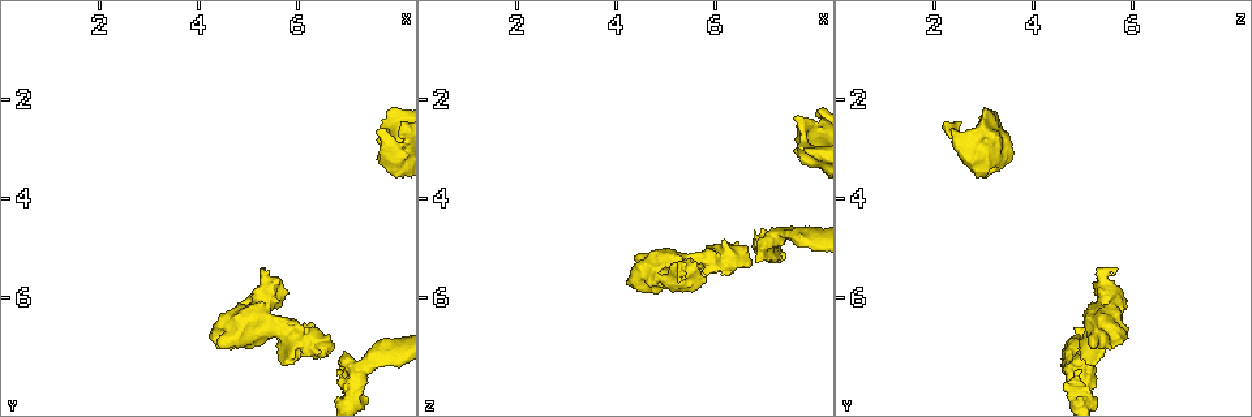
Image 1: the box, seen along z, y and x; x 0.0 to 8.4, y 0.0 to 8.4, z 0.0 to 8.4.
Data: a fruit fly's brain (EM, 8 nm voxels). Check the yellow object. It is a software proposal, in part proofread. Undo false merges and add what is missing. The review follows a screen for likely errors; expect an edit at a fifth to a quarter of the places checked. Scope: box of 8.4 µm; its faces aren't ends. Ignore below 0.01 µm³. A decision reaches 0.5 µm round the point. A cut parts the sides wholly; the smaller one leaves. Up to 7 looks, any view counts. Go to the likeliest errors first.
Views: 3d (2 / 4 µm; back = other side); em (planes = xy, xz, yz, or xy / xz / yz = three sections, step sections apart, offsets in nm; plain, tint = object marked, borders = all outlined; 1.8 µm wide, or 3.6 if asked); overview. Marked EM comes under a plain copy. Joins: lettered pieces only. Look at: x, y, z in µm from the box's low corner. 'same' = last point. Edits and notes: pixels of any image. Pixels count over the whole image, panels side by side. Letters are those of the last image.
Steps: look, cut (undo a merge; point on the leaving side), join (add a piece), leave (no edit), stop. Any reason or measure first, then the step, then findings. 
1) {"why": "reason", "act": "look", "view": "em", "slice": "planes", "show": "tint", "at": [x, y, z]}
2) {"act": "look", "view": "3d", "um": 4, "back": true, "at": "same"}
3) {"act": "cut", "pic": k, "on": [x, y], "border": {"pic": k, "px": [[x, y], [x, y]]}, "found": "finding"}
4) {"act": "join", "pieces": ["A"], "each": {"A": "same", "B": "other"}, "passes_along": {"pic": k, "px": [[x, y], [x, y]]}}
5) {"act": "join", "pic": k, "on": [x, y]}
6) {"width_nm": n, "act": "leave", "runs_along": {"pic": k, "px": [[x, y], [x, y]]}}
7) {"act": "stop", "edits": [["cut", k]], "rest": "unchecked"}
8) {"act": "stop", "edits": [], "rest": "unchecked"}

{"why": "free end", "act": "look", "view": "em", "slice": "yz", "step": 8, "show": "borders", "at": [7.75, 2.25, 3.00]}

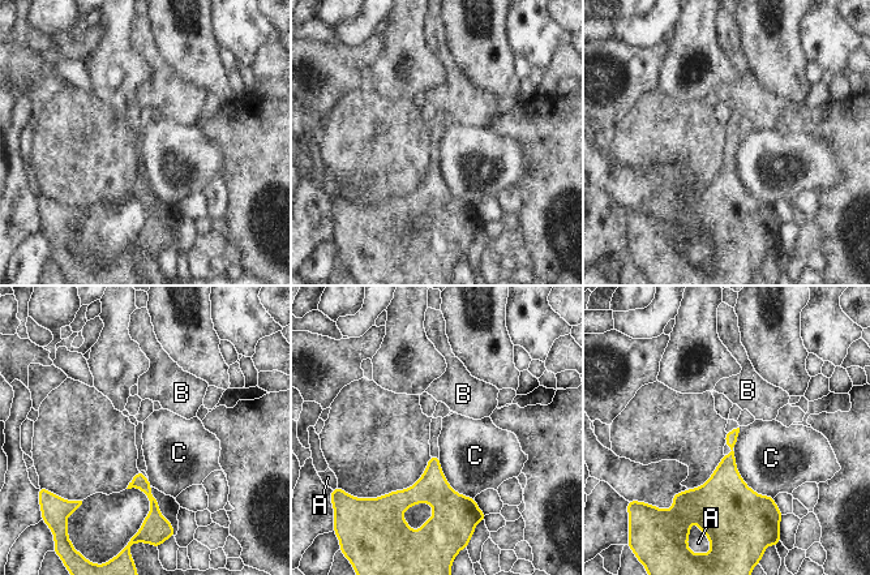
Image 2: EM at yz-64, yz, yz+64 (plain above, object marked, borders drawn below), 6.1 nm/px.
{"act": "leave", "each": {"A": "other", "B": "other", "C": "other"}, "border": {"pic": 2, "px": [[733, 451], [741, 479], [772, 498]]}, "found": "no lettered piece goes on from it"}

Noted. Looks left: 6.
{"why": "thick end", "act": "look", "view": "em", "slice": "planes", "show": "borders", "at": [6.80, 7.25, 5.25]}

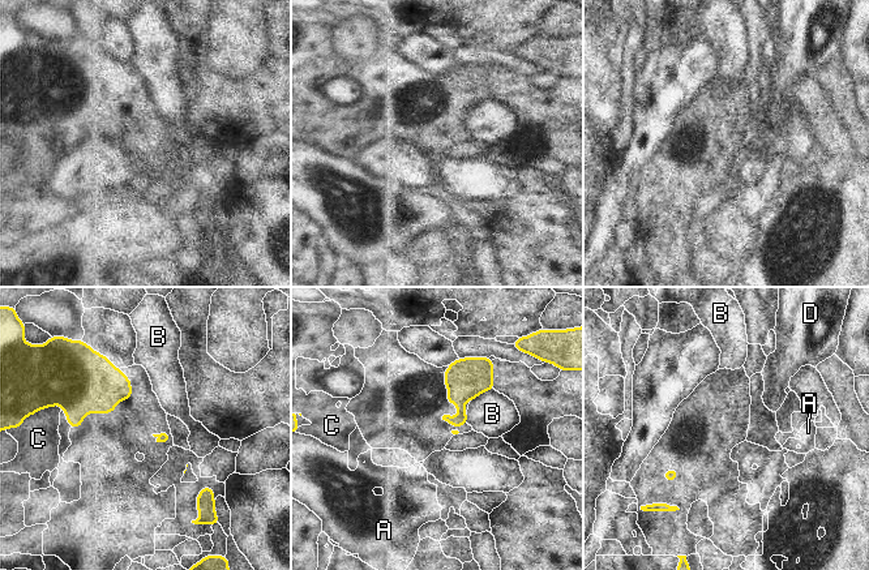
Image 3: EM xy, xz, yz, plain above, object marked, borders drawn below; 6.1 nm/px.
{"act": "leave", "each": {"A": "other", "B": "other", "C": "other", "D": "other"}, "border": {"pic": 3, "px": [[492, 388], [480, 393], [470, 402]]}, "found": "no lettered piece goes on from it"}

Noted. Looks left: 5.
{"why": "thick end", "act": "look", "view": "3d", "um": 2, "back": true, "at": [5.20, 5.45, 5.75]}

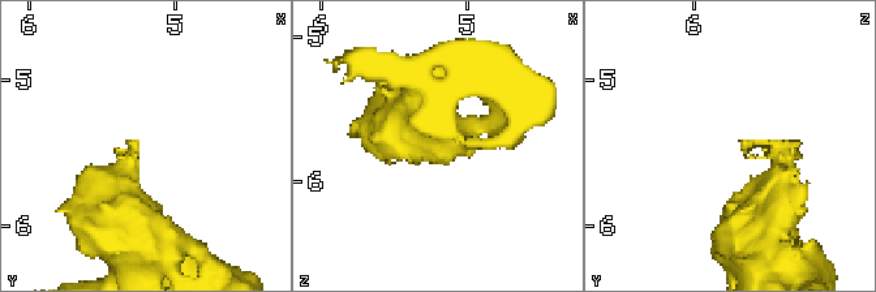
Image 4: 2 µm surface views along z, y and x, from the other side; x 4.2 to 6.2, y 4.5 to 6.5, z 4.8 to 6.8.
{"act": "look", "view": "em", "um": 3.6, "slice": "yz", "step": 4, "show": "borders", "at": [5.26, 5.46, 5.68]}

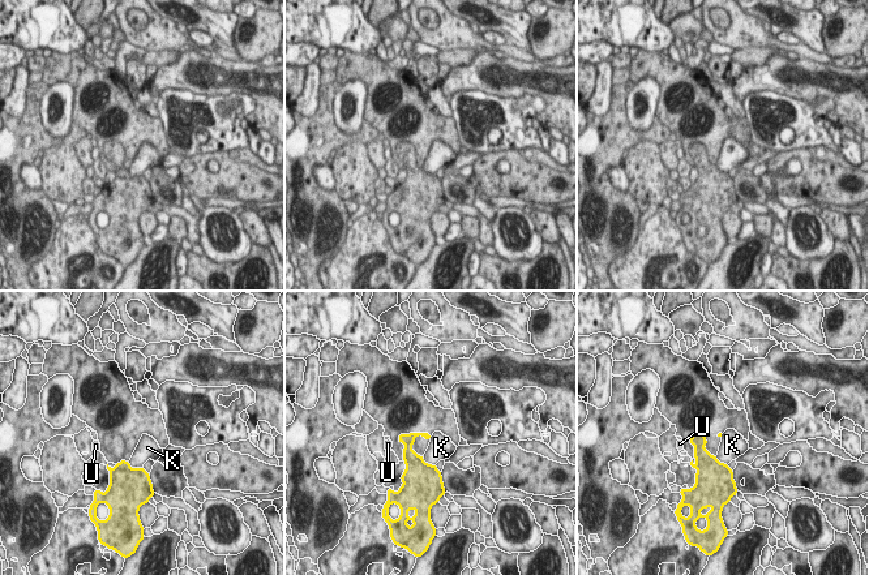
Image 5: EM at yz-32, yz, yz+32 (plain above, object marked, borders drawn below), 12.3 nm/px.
{"act": "leave", "each": {"K": "other", "U": "other"}, "found": "no lettered piece goes on from it"}

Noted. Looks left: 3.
{"act": "stop", "edits": [], "rest": "unchecked"}

